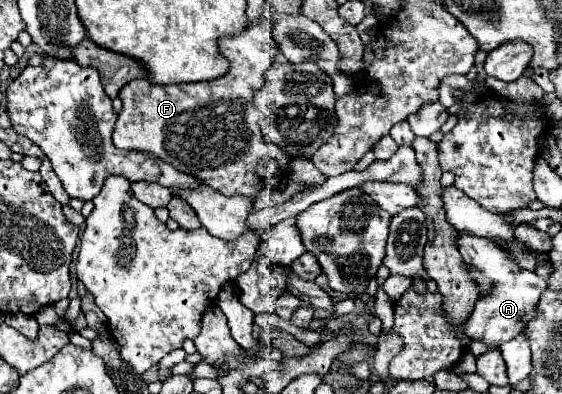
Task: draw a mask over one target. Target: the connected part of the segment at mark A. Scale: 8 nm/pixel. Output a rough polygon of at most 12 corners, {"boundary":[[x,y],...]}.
{"boundary":[[468,232],[466,264],[494,278],[464,332],[500,346],[534,318],[546,280]]}

